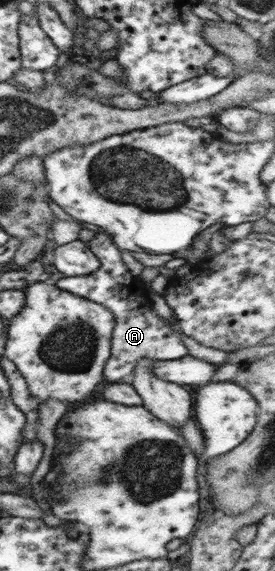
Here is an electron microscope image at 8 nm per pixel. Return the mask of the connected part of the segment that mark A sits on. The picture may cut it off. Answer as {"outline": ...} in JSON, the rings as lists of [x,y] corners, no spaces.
{"outline":[[[96,233],[88,242],[92,253],[100,260],[98,271],[90,275],[78,275],[70,279],[54,279],[56,287],[69,291],[81,298],[107,307],[115,317],[115,326],[111,337],[110,358],[106,362],[106,383],[129,381],[140,359],[147,357],[154,361],[176,360],[189,355],[180,333],[170,328],[170,324],[152,310],[148,293],[139,277],[131,274],[121,256],[121,249],[113,242],[108,233]]]}

